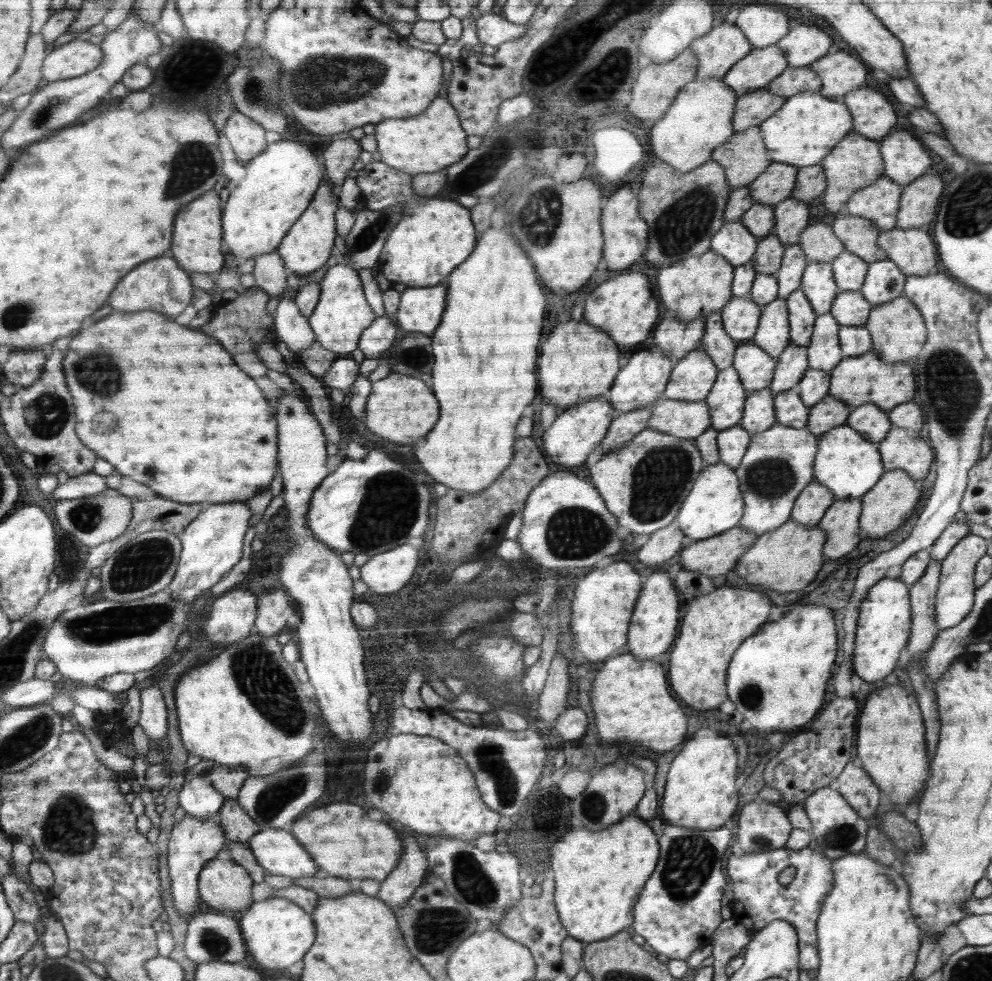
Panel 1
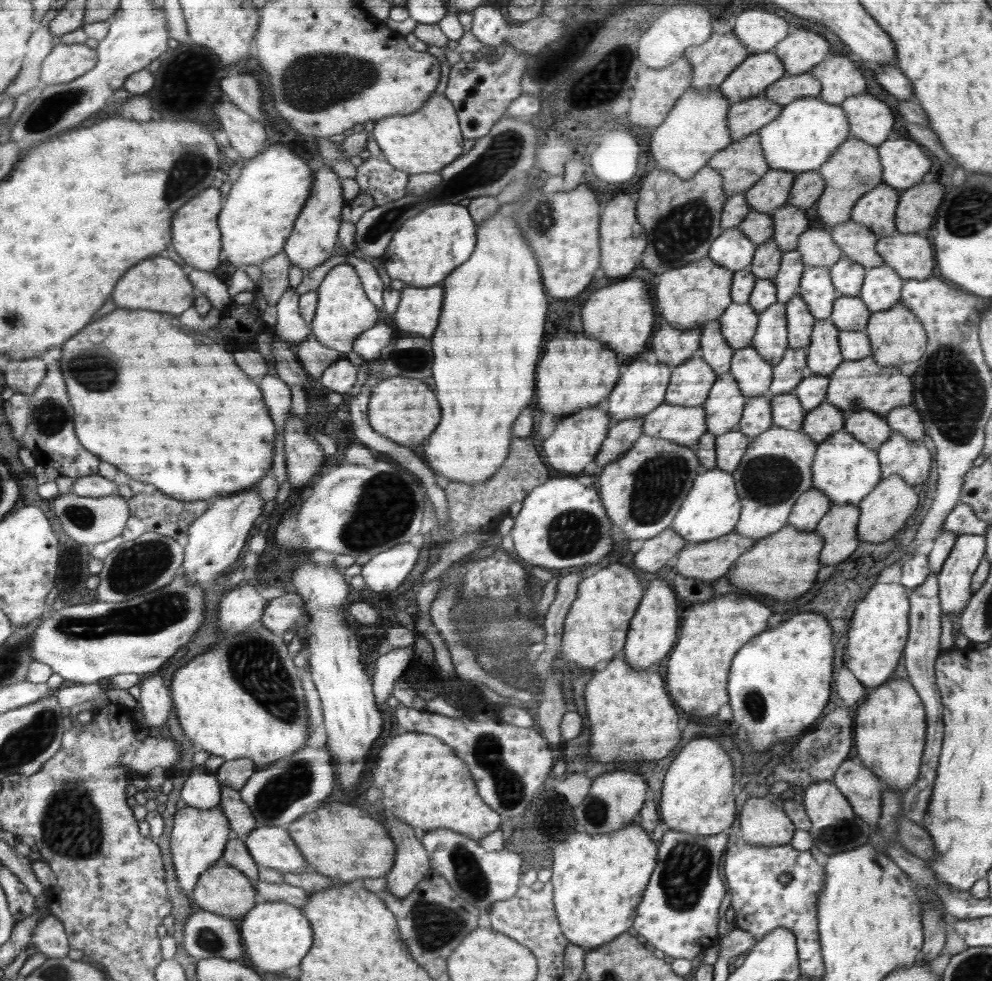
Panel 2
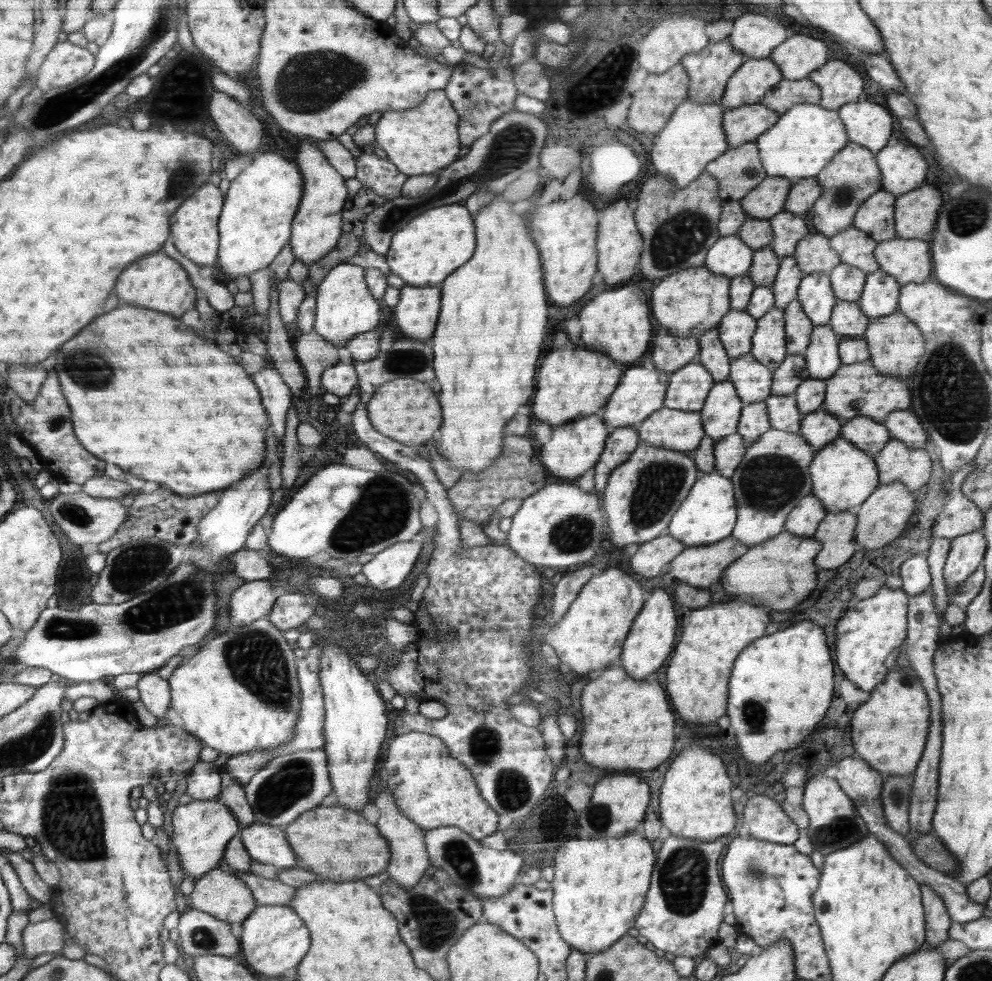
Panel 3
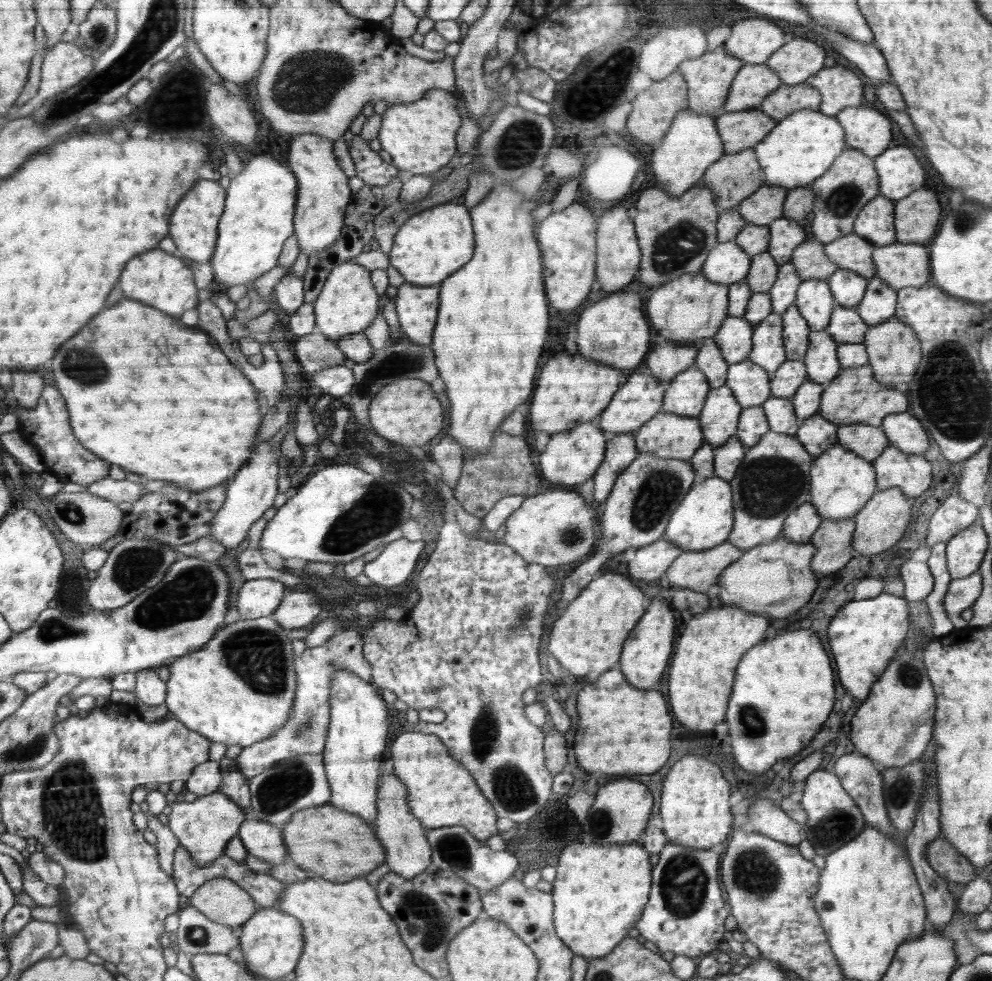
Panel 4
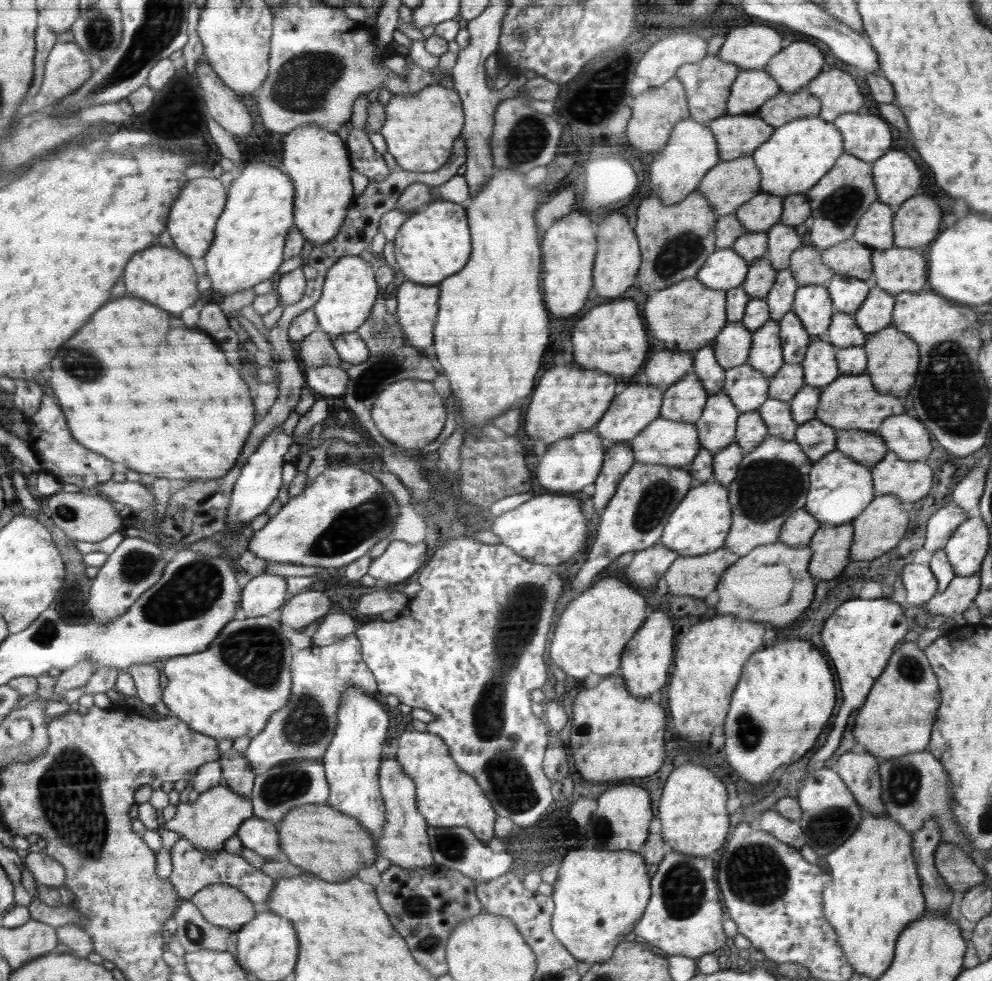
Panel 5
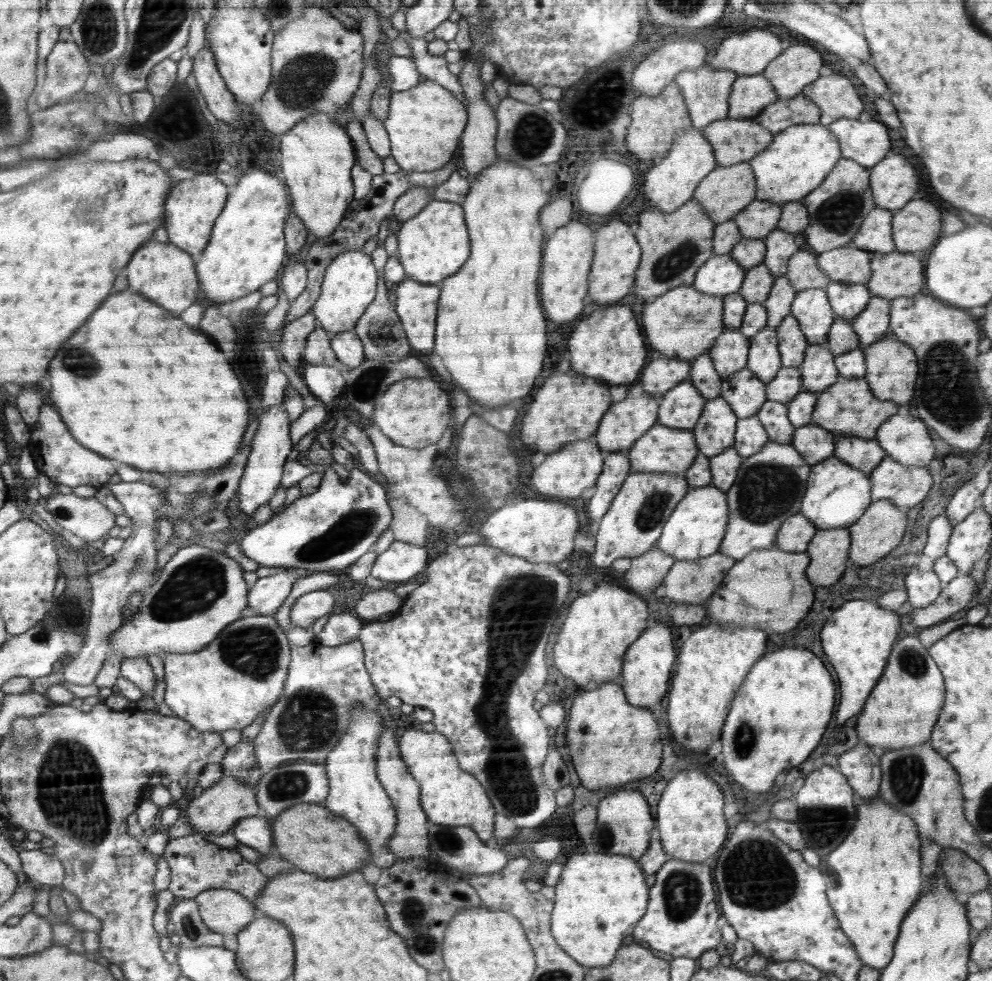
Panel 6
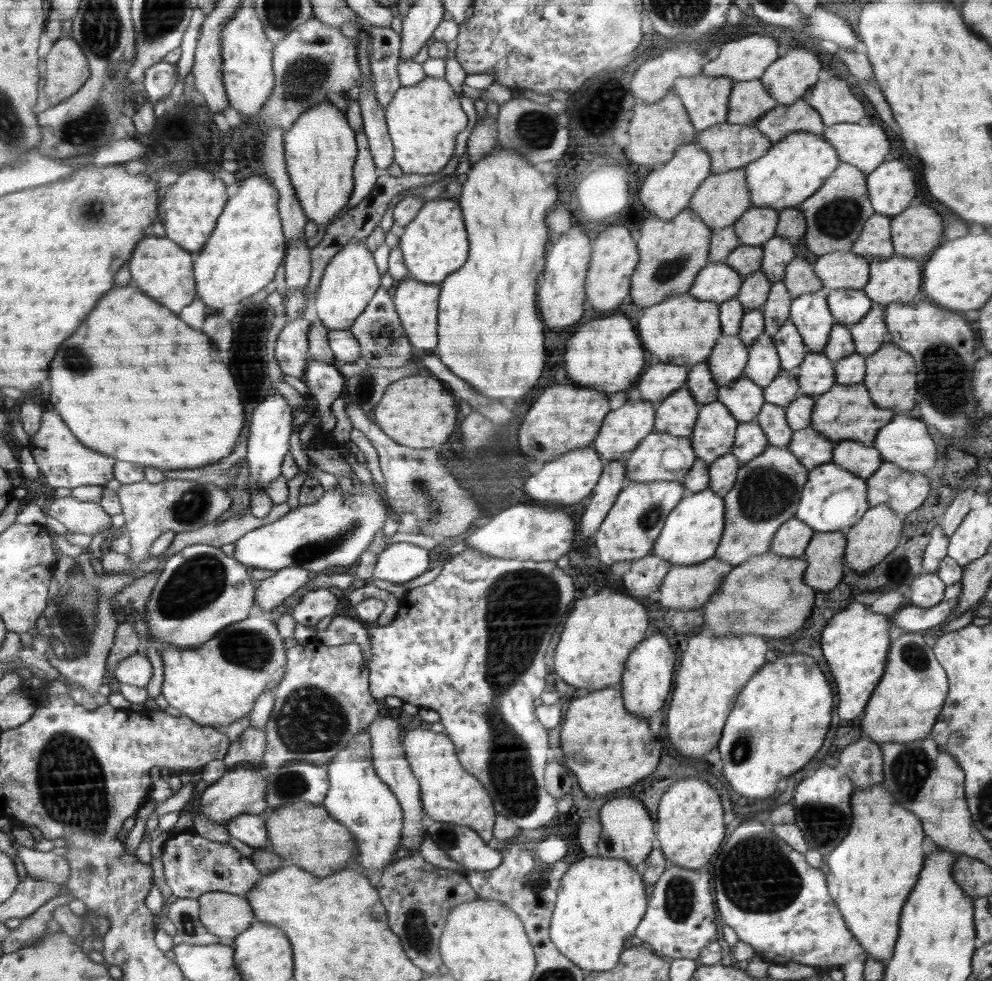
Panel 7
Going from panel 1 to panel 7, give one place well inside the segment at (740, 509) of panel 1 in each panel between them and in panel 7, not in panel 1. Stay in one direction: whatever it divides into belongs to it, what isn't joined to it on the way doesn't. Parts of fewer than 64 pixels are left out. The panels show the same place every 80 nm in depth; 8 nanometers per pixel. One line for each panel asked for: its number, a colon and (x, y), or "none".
2: (713, 508)
3: (709, 514)
4: (706, 519)
5: (701, 525)
6: (697, 530)
7: (693, 533)

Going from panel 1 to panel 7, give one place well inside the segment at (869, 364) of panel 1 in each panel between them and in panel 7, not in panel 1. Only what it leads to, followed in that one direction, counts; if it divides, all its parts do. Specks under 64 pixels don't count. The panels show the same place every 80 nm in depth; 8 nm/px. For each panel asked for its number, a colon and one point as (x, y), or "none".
2: (857, 385)
3: (855, 390)
4: (856, 396)
5: (852, 401)
6: (849, 408)
7: (845, 412)

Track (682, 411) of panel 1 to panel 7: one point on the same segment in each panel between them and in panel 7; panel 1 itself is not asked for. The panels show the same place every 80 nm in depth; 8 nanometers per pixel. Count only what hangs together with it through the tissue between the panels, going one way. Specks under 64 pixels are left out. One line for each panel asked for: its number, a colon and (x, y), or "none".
2: (685, 425)
3: (671, 429)
4: (668, 435)
5: (664, 441)
6: (662, 449)
7: (660, 456)

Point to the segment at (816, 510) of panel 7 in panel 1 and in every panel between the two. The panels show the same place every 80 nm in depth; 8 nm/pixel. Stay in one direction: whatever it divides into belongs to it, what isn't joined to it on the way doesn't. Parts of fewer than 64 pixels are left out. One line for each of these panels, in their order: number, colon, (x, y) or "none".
1: (849, 465)
2: (846, 470)
3: (844, 476)
4: (843, 483)
5: (840, 489)
6: (838, 495)

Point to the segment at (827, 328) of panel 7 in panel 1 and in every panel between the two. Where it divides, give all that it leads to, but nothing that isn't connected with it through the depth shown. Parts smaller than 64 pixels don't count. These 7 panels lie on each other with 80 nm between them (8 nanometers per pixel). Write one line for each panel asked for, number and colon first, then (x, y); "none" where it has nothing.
1: (819, 285)
2: (816, 288)
3: (815, 294)
4: (815, 301)
5: (813, 305)
6: (811, 308)

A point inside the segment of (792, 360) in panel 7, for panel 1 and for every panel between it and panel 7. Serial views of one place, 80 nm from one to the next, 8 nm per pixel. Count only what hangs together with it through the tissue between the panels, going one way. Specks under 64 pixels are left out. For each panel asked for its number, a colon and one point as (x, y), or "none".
1: (802, 317)
2: (800, 322)
3: (798, 327)
4: (795, 334)
5: (795, 340)
6: (792, 344)

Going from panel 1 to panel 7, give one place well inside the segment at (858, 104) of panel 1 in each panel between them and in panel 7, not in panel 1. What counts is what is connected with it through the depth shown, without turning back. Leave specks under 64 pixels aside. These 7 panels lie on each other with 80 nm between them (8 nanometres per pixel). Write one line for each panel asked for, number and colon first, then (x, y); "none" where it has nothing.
2: (871, 120)
3: (868, 123)
4: (867, 129)
5: (867, 137)
6: (866, 141)
7: (865, 146)

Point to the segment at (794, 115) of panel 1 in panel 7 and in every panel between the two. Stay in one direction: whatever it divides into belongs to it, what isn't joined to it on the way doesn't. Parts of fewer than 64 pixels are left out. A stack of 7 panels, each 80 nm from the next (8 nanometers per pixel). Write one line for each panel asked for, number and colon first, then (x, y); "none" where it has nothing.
2: (804, 137)
3: (804, 141)
4: (801, 148)
5: (798, 155)
6: (798, 160)
7: (795, 168)

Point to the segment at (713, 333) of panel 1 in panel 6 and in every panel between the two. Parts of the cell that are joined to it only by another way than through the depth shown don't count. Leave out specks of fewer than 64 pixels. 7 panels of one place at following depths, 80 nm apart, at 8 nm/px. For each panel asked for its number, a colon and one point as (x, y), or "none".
2: (714, 349)
3: (713, 355)
4: (709, 359)
5: (705, 365)
6: (704, 376)

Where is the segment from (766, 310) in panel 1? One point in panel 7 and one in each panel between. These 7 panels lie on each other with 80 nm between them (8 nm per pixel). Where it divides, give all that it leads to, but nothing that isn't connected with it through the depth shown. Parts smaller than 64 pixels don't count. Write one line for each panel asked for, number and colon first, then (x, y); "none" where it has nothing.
2: (770, 340)
3: (769, 343)
4: (768, 351)
5: (766, 356)
6: (764, 360)
7: (763, 367)

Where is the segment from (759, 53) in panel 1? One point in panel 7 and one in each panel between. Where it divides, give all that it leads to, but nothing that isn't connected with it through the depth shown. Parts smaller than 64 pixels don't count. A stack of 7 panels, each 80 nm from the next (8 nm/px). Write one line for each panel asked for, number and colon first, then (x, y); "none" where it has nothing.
2: (759, 71)
3: (749, 85)
4: (754, 82)
5: (753, 88)
6: (751, 95)
7: (750, 100)

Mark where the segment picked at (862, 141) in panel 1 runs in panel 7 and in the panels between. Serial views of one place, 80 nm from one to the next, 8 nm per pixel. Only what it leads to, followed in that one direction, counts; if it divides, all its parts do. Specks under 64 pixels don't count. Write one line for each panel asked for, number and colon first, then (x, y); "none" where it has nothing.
2: (855, 169)
3: (853, 175)
4: (852, 181)
5: (838, 201)
6: (836, 210)
7: (835, 215)

